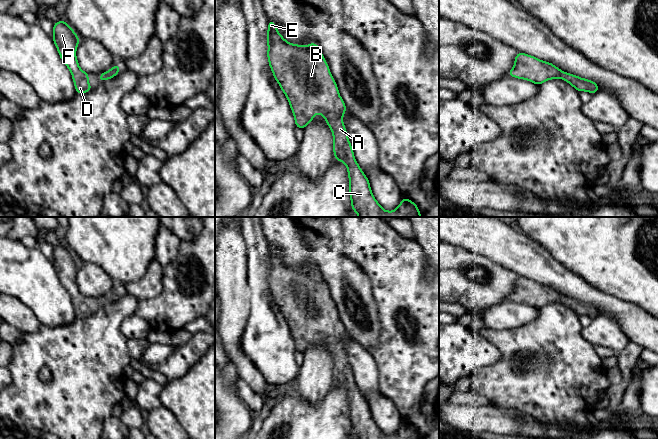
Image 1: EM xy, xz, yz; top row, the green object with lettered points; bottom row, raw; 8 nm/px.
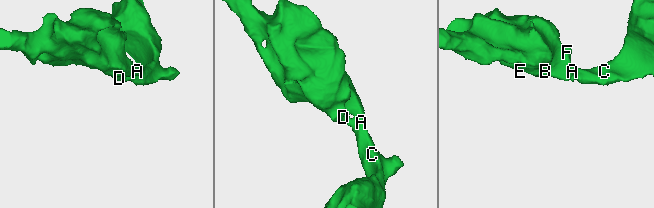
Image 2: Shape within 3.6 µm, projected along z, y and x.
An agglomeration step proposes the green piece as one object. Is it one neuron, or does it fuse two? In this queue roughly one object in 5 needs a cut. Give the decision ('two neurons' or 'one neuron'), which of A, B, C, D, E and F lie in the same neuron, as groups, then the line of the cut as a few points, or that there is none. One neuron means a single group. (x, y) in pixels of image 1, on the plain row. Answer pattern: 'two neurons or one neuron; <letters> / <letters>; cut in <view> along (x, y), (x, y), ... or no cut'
one neuron; A B C D E F; no cut

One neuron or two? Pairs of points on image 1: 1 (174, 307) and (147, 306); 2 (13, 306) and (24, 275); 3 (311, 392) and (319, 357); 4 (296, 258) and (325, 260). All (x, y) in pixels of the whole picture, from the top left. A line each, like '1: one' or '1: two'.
1: one
2: two
3: one
4: two

